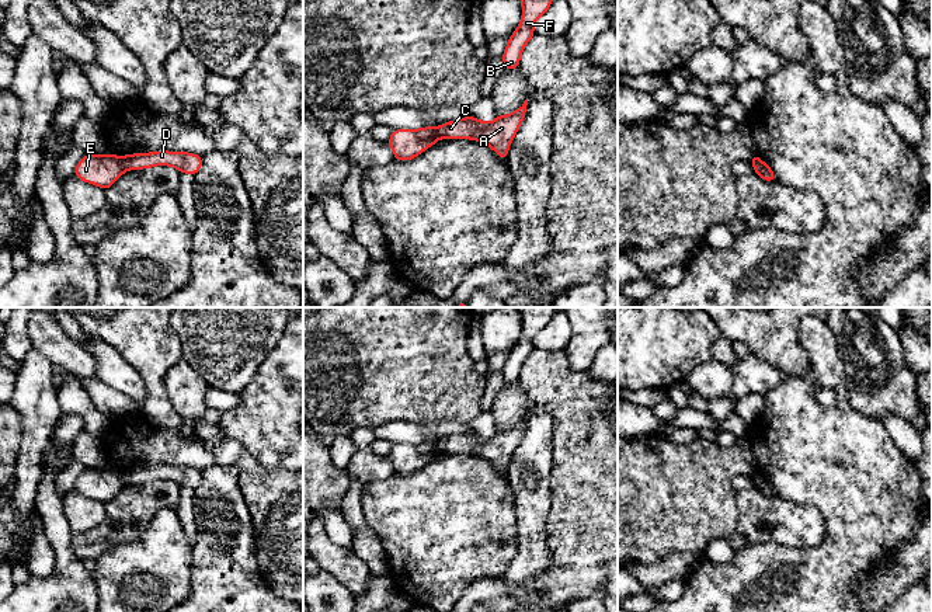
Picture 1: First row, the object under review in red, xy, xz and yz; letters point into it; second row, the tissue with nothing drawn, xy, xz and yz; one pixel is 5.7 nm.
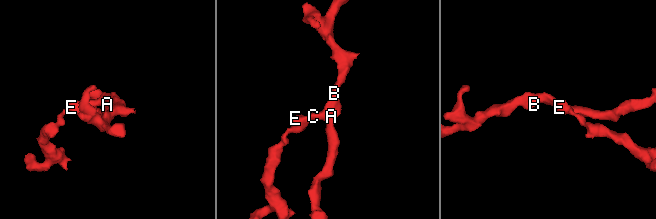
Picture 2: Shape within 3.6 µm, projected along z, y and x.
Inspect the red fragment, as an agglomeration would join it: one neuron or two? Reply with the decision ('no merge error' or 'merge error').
merge error

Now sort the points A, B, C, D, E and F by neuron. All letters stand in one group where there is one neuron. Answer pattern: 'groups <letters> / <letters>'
groups A B C D F / E

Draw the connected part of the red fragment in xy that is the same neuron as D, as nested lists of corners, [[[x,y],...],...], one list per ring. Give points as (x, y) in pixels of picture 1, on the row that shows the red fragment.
[[[152,152],[121,156],[125,170],[142,170],[154,166],[171,166],[180,173],[195,175],[202,166],[202,156],[187,152]]]

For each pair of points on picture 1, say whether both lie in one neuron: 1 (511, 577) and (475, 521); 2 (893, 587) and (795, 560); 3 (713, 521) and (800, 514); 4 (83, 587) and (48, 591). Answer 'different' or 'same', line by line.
1: different
2: different
3: different
4: same

